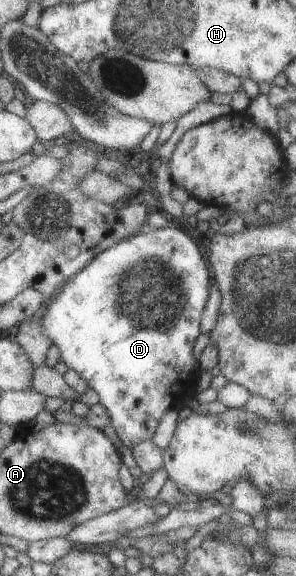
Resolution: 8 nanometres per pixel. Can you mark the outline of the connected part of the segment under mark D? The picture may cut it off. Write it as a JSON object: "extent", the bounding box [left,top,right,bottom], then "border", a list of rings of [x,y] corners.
{"extent":[41,226,209,446],"border":[[[174,226],[150,230],[146,233],[139,233],[135,236],[120,240],[113,246],[100,252],[91,262],[88,262],[77,274],[71,275],[65,284],[58,290],[58,293],[47,300],[41,314],[41,332],[51,340],[51,344],[57,346],[61,352],[61,360],[68,368],[75,370],[83,380],[100,396],[105,408],[109,410],[111,425],[115,428],[117,436],[125,446],[137,446],[138,442],[152,440],[161,418],[179,397],[186,399],[192,388],[197,384],[197,371],[200,365],[193,356],[193,344],[200,334],[200,320],[205,304],[209,298],[209,270],[201,255],[199,246],[191,240],[183,230]]]}

